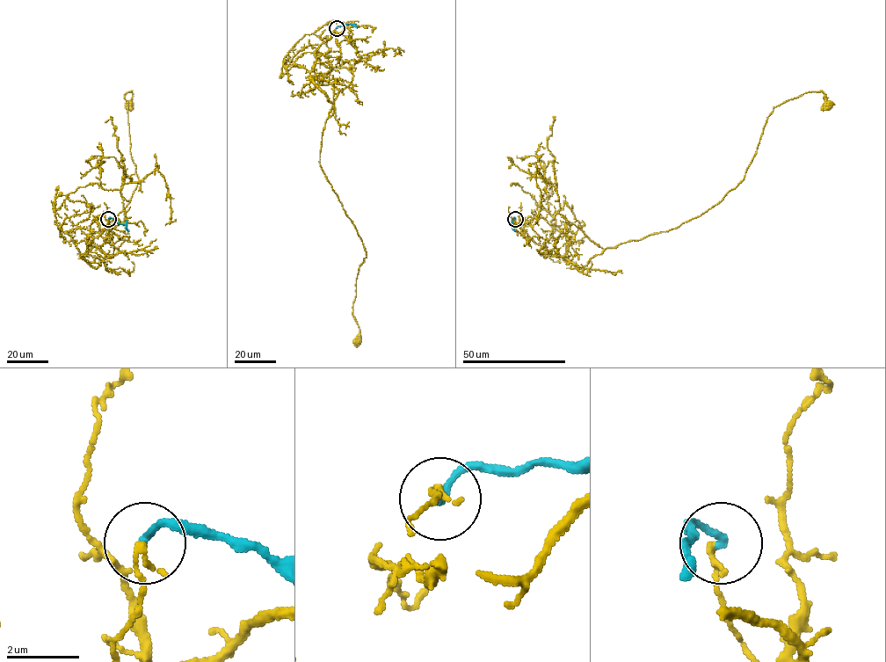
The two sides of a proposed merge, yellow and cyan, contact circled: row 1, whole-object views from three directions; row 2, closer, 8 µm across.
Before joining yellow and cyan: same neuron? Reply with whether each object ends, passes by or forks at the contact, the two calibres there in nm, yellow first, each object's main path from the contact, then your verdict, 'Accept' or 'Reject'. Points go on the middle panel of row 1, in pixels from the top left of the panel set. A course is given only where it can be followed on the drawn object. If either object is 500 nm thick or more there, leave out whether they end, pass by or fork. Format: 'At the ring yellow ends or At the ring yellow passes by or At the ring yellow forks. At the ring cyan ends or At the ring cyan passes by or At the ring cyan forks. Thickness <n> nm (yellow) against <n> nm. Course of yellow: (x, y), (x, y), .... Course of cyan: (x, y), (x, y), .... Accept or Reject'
At the ring yellow ends. At the ring cyan ends. Thickness 150 nm (yellow) against 200 nm. Course of yellow: (336, 28), (315, 52), (310, 79), (332, 104), (319, 165), (366, 257), (352, 305), (358, 340). Course of cyan: (337, 28), (352, 24), (357, 28). Reject

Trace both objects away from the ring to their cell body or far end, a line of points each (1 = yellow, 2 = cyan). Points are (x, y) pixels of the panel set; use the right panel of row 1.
1: (515, 219), (582, 267), (717, 204), (744, 178), (774, 107), (815, 91), (827, 105)
2: (515, 219), (511, 224), (516, 231)

